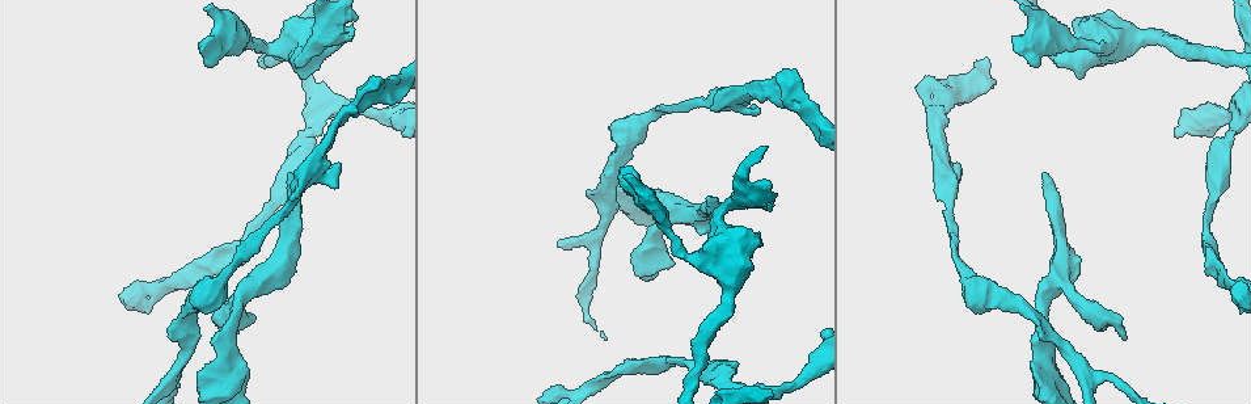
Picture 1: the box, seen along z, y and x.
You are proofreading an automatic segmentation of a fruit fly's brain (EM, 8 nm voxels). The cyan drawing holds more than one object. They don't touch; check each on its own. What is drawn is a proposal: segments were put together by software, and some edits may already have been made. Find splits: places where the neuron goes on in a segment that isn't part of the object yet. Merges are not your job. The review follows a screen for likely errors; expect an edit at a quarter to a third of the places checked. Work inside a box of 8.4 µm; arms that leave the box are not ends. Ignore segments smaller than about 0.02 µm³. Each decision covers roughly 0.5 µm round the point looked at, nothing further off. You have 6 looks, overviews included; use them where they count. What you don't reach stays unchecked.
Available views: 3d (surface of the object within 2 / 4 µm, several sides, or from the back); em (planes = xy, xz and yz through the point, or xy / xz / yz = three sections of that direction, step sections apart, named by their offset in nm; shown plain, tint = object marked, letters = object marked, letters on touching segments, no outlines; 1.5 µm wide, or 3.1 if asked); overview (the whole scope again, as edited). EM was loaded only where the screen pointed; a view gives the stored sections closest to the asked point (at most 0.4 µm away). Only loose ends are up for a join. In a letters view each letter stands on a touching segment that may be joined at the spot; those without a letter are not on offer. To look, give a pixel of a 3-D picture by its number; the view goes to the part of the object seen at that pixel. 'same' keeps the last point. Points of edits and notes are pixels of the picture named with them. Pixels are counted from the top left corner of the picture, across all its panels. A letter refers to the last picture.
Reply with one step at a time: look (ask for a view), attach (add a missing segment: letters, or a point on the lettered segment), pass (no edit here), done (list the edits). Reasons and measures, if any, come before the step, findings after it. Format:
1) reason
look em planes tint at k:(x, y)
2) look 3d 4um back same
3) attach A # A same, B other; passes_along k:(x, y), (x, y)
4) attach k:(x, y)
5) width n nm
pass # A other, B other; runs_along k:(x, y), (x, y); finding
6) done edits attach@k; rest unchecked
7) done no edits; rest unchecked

an open end
look 3d 2um at 1:(710, 198)

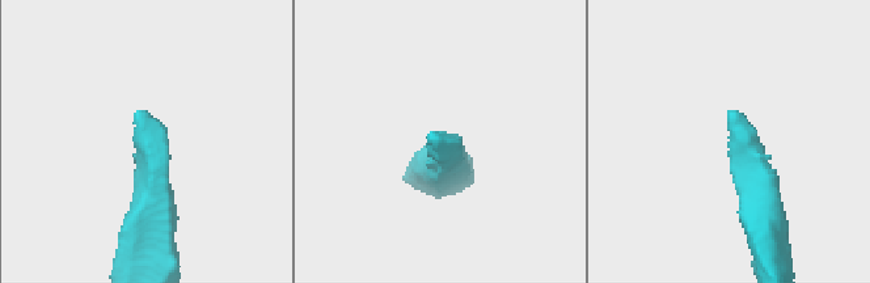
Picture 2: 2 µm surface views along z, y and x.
need the tissue
look em yz step 8 letters at 2:(433, 131)

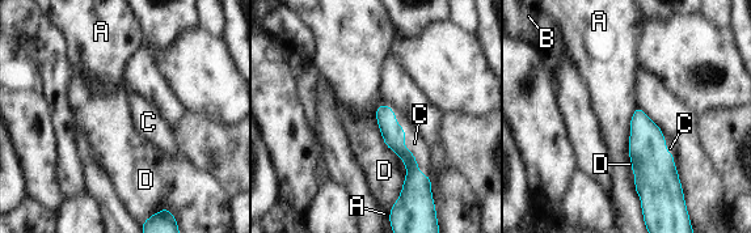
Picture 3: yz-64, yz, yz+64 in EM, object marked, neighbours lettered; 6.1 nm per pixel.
cut it another way
look em planes letters same

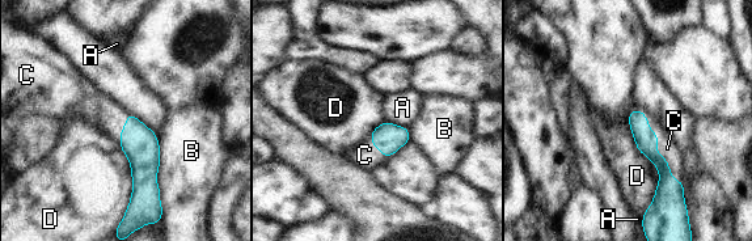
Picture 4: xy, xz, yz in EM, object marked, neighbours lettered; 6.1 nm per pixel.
width 140 nm
attach C # A other, B other, C same, D other; passes_along 4:(646, 140), (658, 143), (667, 148); the neuron continues

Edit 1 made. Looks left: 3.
look overview

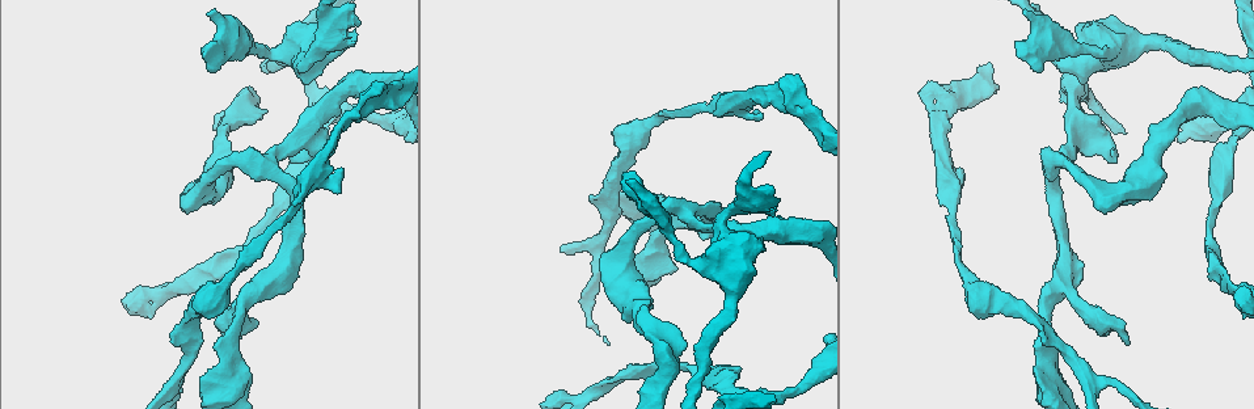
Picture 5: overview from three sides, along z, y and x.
an open end
look em planes letters at 5:(919, 92)

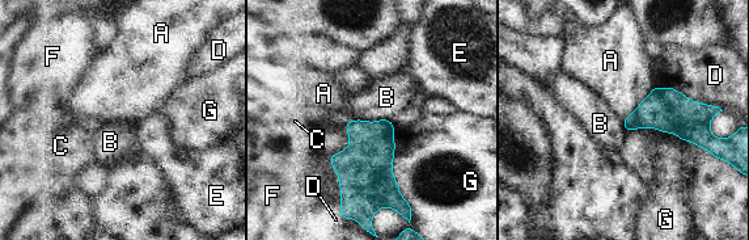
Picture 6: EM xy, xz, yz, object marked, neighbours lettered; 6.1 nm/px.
pass # A other, B other, C other, D other, E other, F other, G other; no lettered segment goes on from it

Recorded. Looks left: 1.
done edits attach@4; rest unchecked

